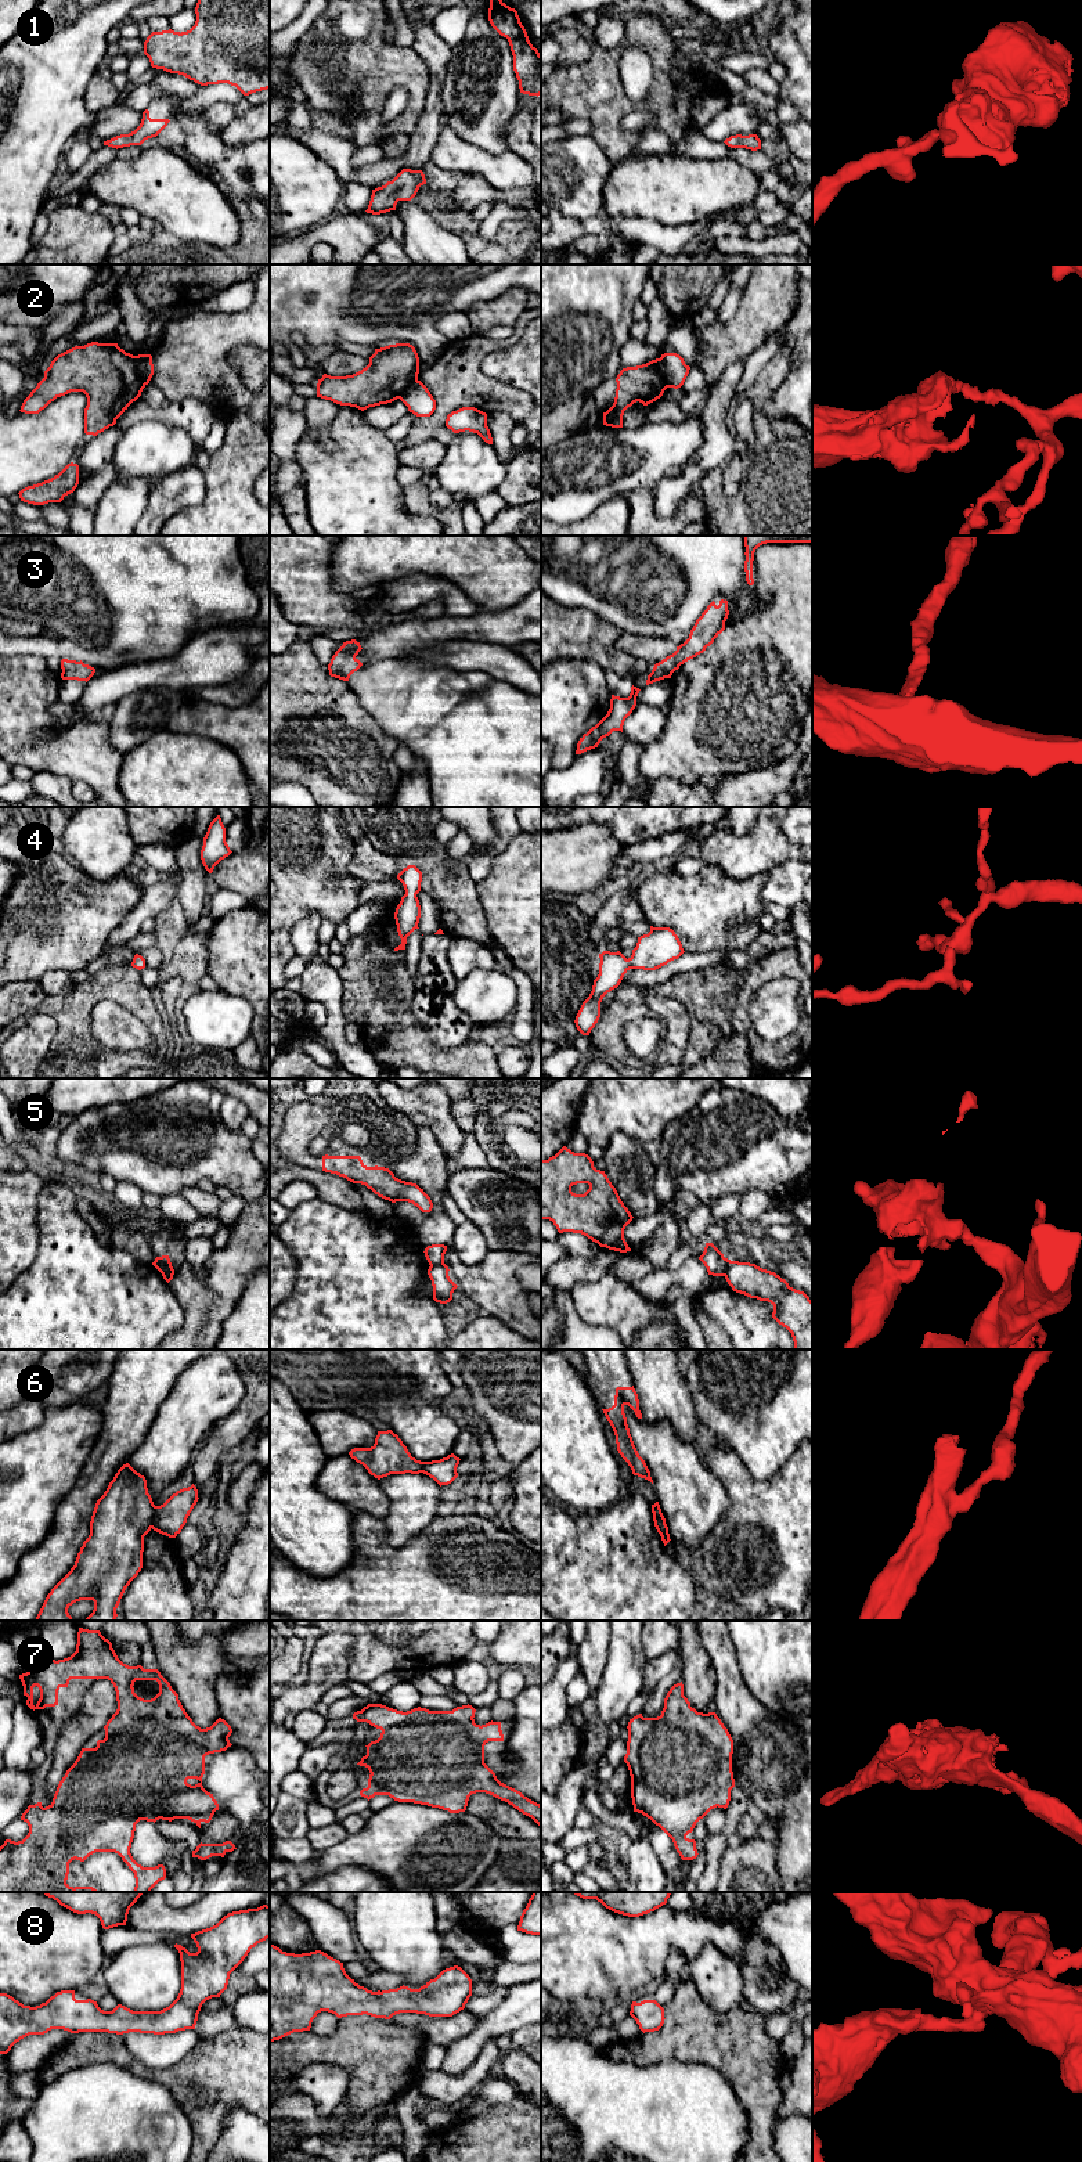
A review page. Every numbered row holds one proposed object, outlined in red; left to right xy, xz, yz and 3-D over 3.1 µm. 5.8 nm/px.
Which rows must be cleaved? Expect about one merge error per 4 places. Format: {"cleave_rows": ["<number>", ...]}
{"cleave_rows": ["2", "5", "6"]}

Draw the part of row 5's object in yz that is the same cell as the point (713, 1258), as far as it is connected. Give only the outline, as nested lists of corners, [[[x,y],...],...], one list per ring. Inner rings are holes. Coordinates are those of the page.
[[[706,1243],[704,1251],[699,1260],[707,1268],[708,1275],[713,1276],[725,1276],[726,1268],[731,1262],[731,1260],[725,1258],[713,1243]]]

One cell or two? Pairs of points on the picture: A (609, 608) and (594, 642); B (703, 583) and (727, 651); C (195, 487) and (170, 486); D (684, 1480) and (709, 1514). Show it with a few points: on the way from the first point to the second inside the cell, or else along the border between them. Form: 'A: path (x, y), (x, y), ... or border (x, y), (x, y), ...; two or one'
A: border (573, 608), (588, 608), (623, 631); two
B: border (736, 626), (725, 630); two
C: path (190, 487), (184, 483), (176, 486); one
D: path (685, 1488), (700, 1506); one

